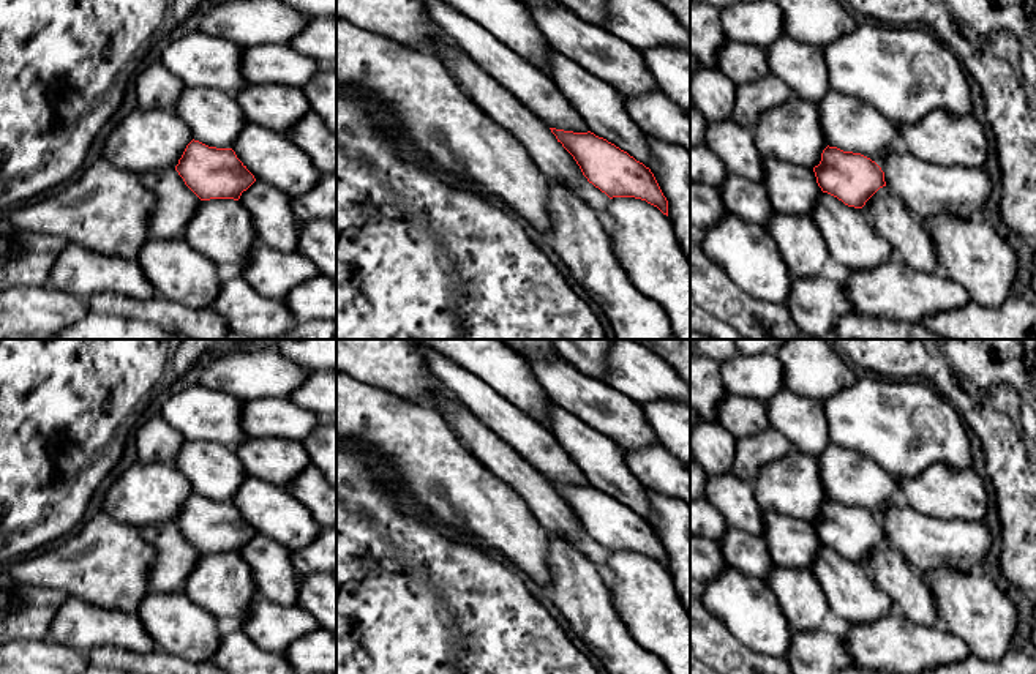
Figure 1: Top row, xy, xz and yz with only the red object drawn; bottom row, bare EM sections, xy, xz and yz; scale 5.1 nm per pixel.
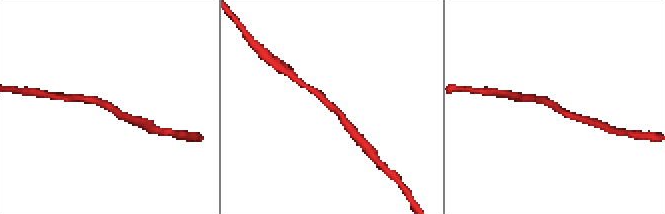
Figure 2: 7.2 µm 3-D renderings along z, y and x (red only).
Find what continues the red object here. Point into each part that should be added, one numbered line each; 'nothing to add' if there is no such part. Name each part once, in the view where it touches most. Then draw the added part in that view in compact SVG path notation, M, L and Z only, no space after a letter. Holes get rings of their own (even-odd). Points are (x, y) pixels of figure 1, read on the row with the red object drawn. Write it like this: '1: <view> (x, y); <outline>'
nothing to add

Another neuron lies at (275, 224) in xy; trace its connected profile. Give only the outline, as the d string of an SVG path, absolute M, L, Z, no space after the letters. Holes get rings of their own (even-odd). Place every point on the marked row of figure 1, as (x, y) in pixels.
M256 180L238 202L251 213L261 243L281 253L297 251L300 221L292 213L287 194Z

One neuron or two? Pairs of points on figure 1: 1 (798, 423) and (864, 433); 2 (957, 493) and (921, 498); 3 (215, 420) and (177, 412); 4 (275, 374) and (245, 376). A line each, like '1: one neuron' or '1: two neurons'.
1: two neurons
2: one neuron
3: one neuron
4: one neuron

